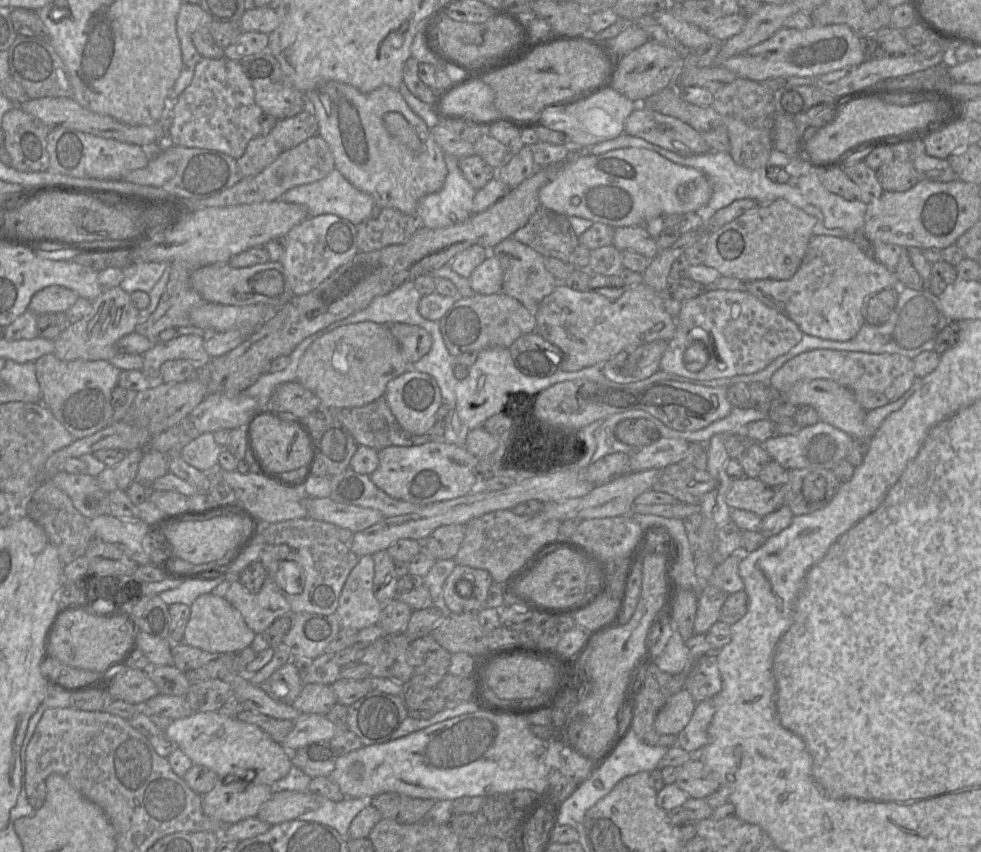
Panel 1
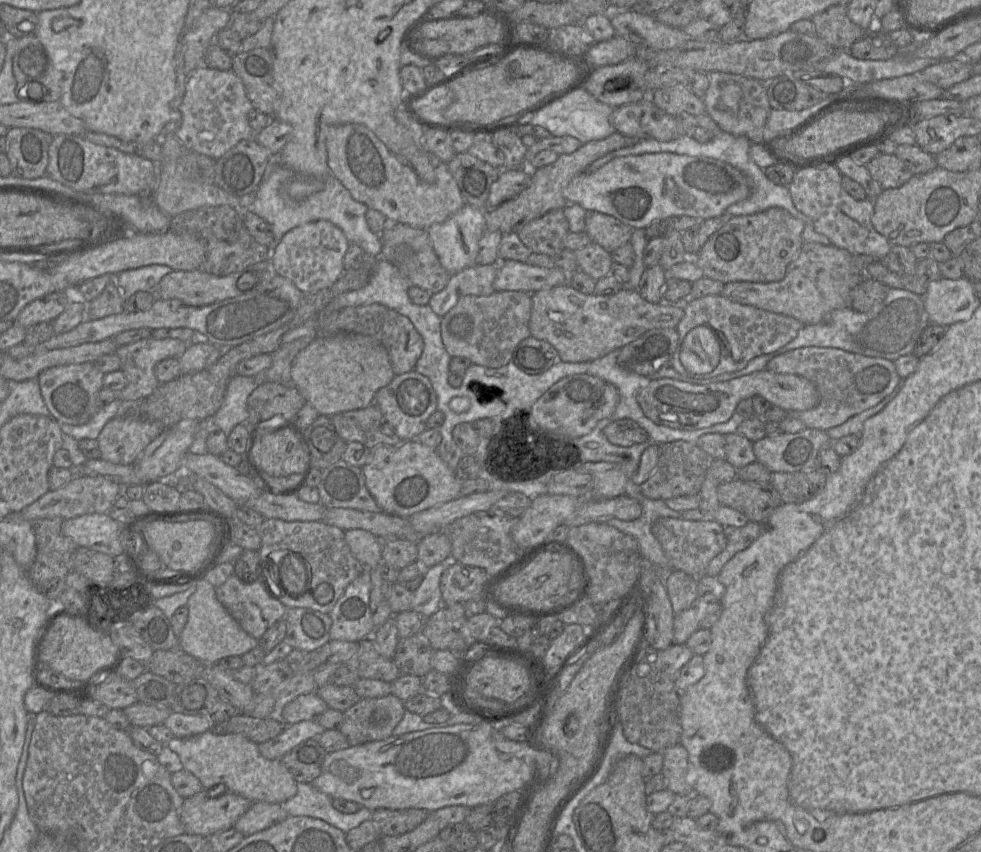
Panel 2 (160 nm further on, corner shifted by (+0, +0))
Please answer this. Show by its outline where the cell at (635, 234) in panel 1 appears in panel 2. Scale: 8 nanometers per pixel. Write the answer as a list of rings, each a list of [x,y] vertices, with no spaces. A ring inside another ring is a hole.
[[[587,211],[584,231],[591,242],[597,243],[610,253],[630,241],[633,228],[613,216]]]

